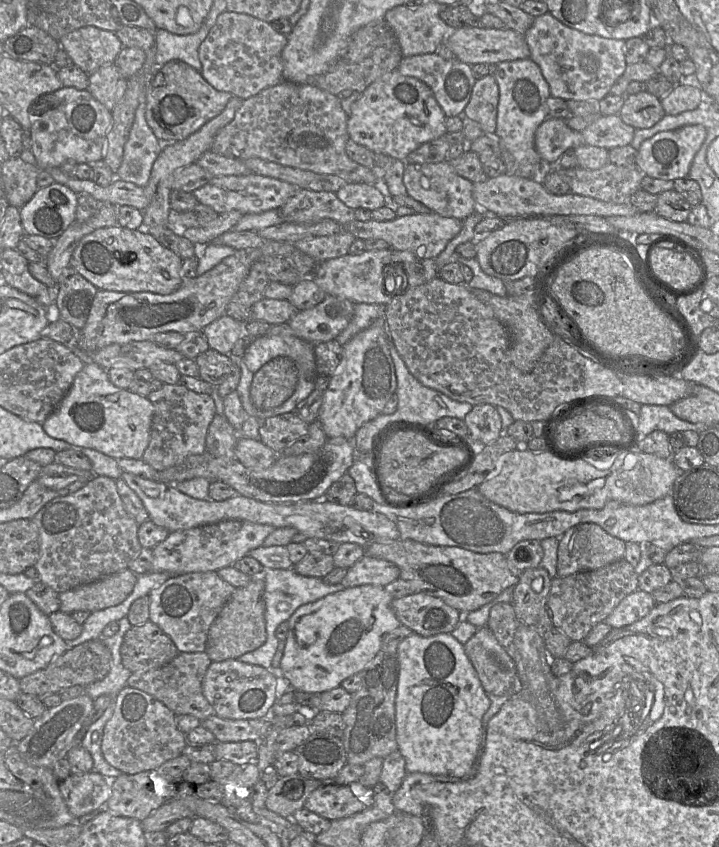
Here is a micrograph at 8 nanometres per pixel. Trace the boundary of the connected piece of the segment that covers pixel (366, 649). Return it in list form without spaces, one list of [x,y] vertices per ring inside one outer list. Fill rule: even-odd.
[[[365,584],[346,587],[298,607],[288,620],[289,630],[280,663],[285,685],[293,690],[321,694],[341,686],[343,680],[361,672],[380,650],[384,634],[401,625],[391,608],[393,599],[384,587]]]

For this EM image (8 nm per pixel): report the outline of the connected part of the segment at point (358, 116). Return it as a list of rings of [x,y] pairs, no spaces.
[[[393,70],[370,84],[351,105],[347,131],[351,140],[374,153],[405,160],[422,144],[444,137],[445,119],[432,90],[424,82]]]

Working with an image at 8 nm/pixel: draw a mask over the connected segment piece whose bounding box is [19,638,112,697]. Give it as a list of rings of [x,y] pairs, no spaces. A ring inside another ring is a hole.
[[[99,638],[67,648],[63,654],[53,658],[45,668],[19,679],[19,685],[22,692],[37,697],[59,694],[62,690],[72,686],[85,687],[102,680],[110,672],[111,666],[111,652],[103,639]]]

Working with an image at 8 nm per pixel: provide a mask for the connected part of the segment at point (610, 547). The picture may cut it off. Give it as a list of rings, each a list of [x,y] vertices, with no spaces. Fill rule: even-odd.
[[[581,523],[569,528],[559,537],[557,551],[557,575],[569,575],[603,568],[624,558],[626,542],[608,534],[598,524]]]

